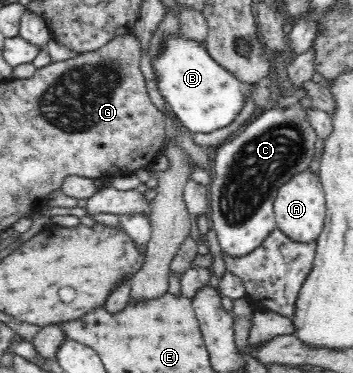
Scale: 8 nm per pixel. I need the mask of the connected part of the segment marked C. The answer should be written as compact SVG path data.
M299 102L289 108L278 108L259 111L258 116L232 139L217 147L214 163L213 178L209 186L210 228L216 230L221 250L230 256L244 258L261 242L277 229L277 220L274 212L274 199L278 189L296 174L308 172L310 165L317 159L320 152L316 149L318 140L315 128L308 118L306 109Z

